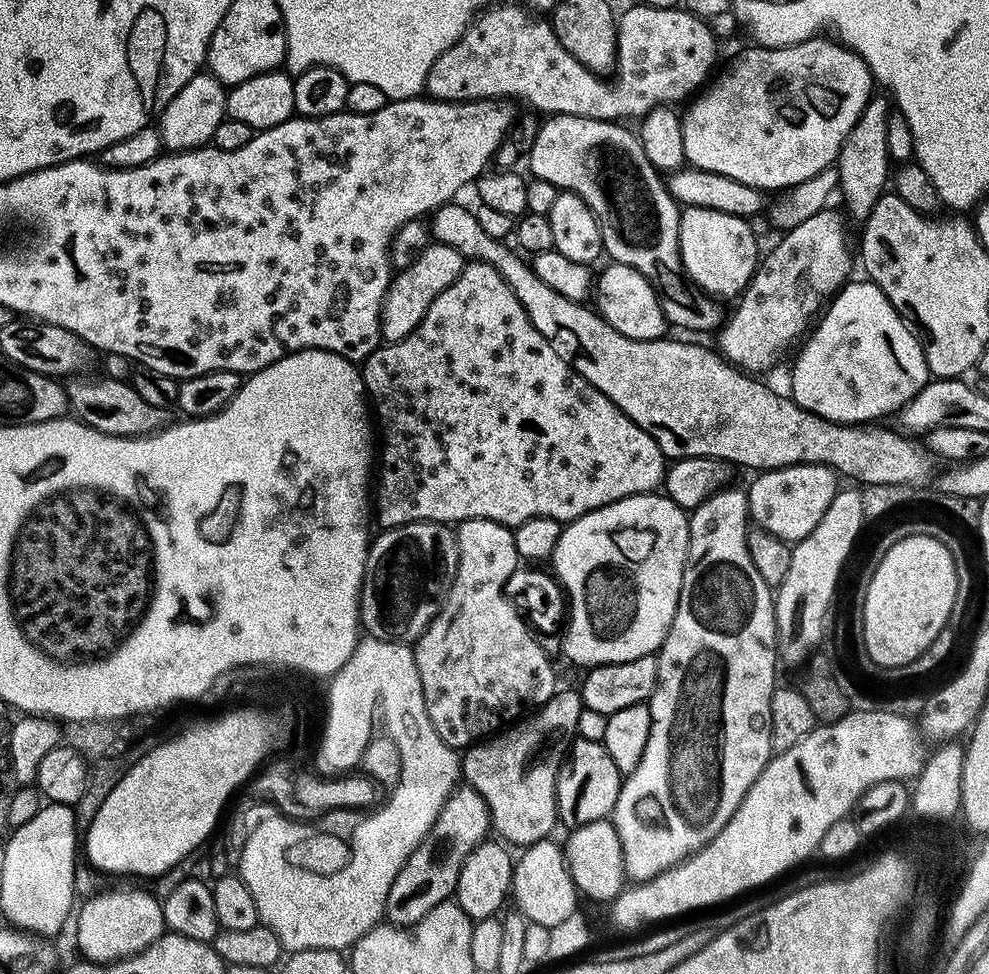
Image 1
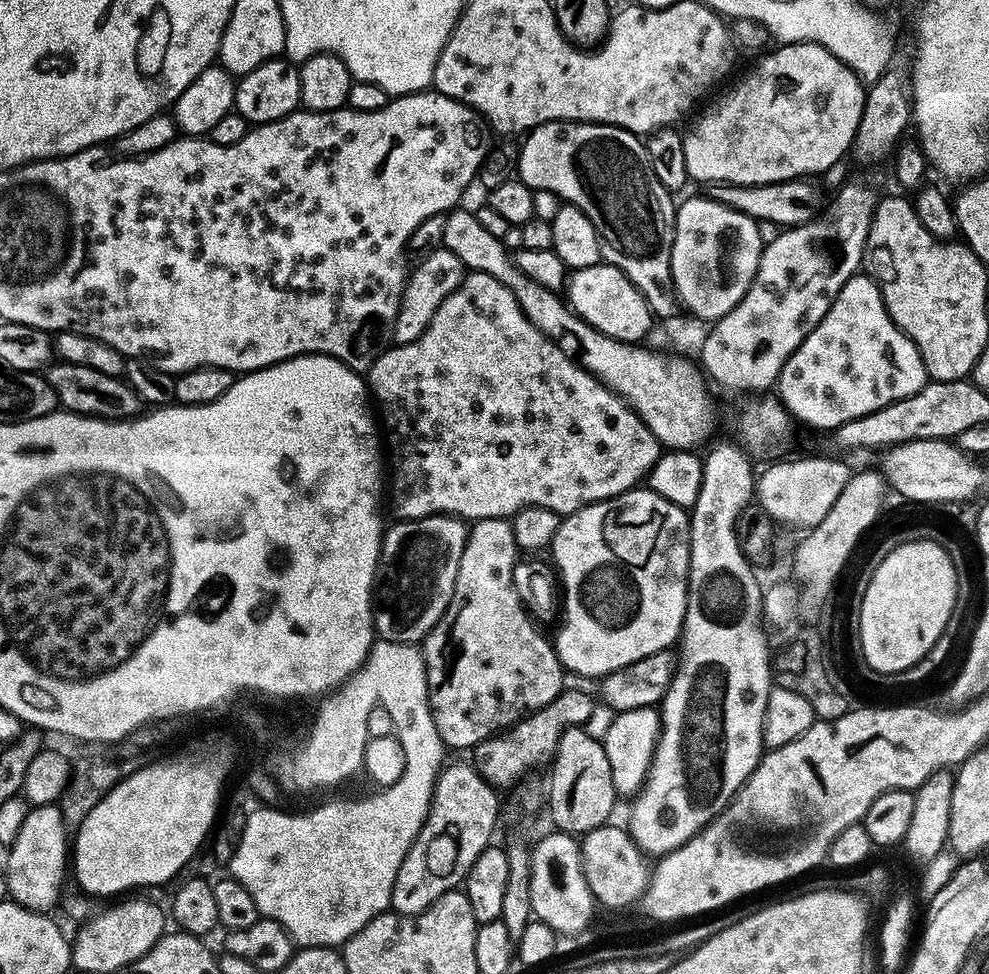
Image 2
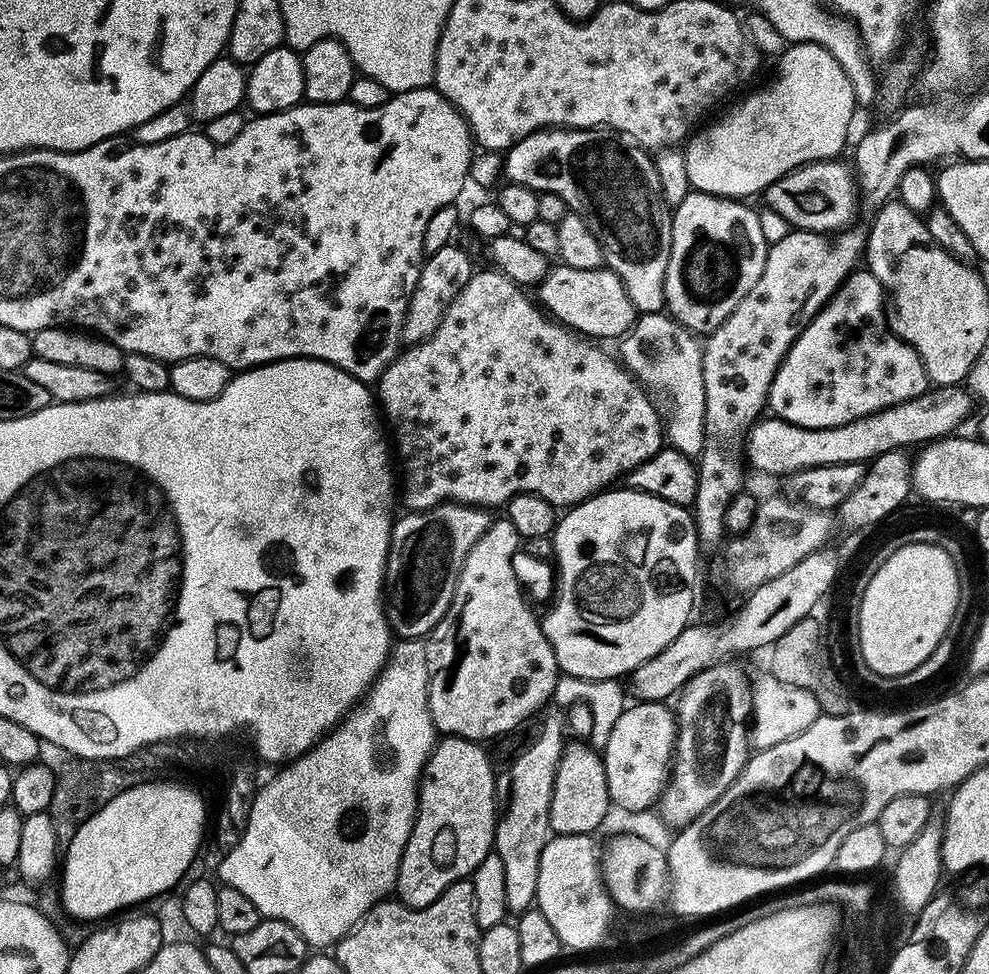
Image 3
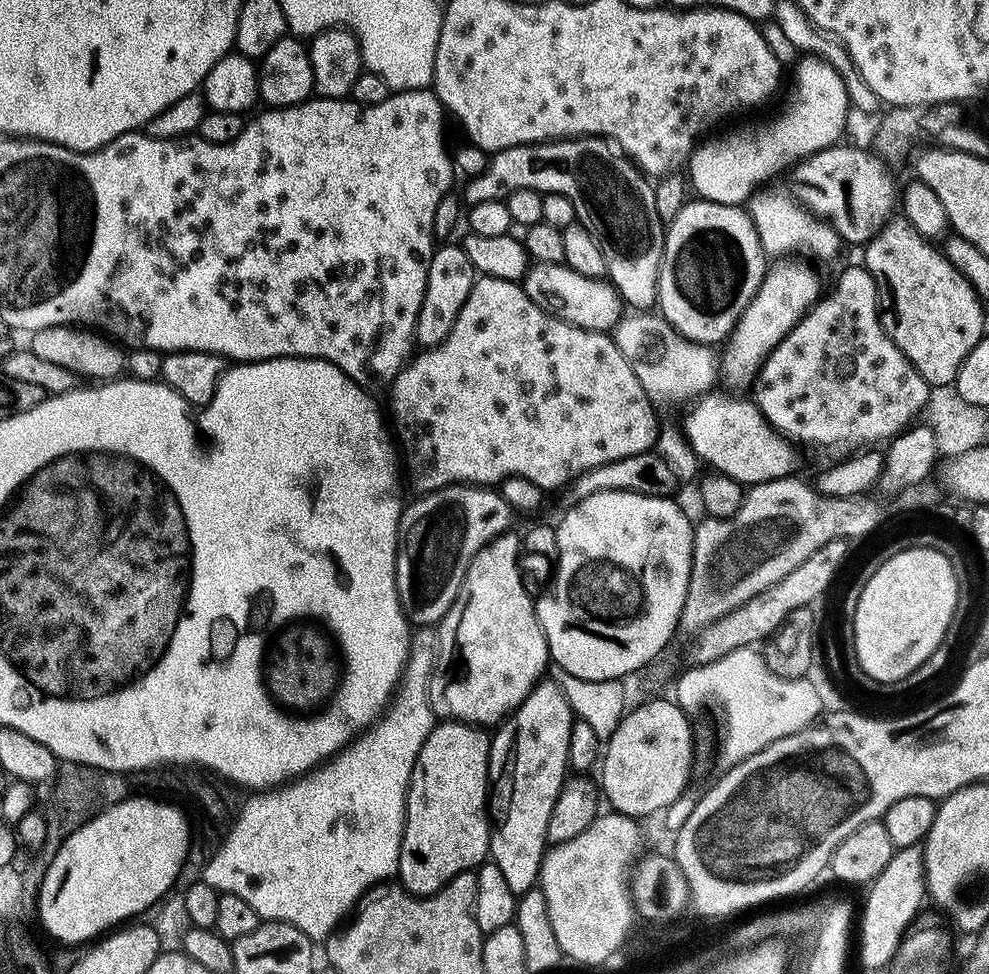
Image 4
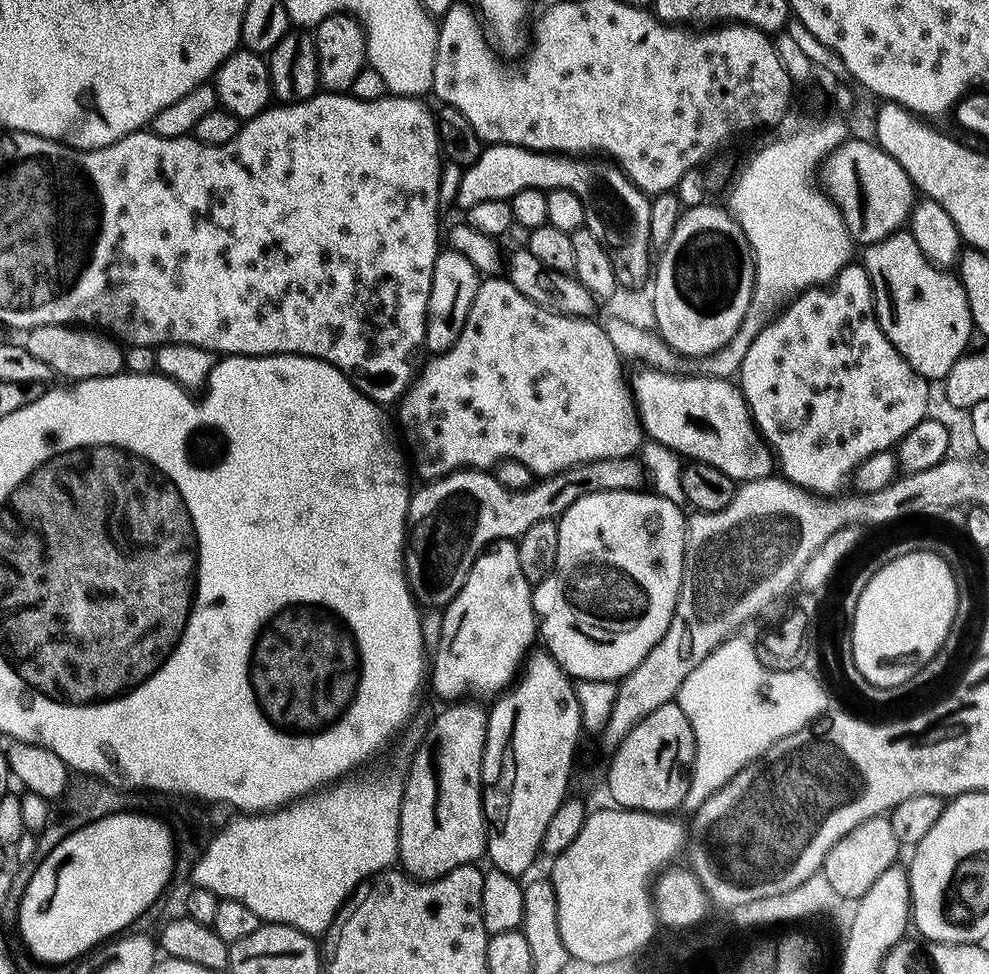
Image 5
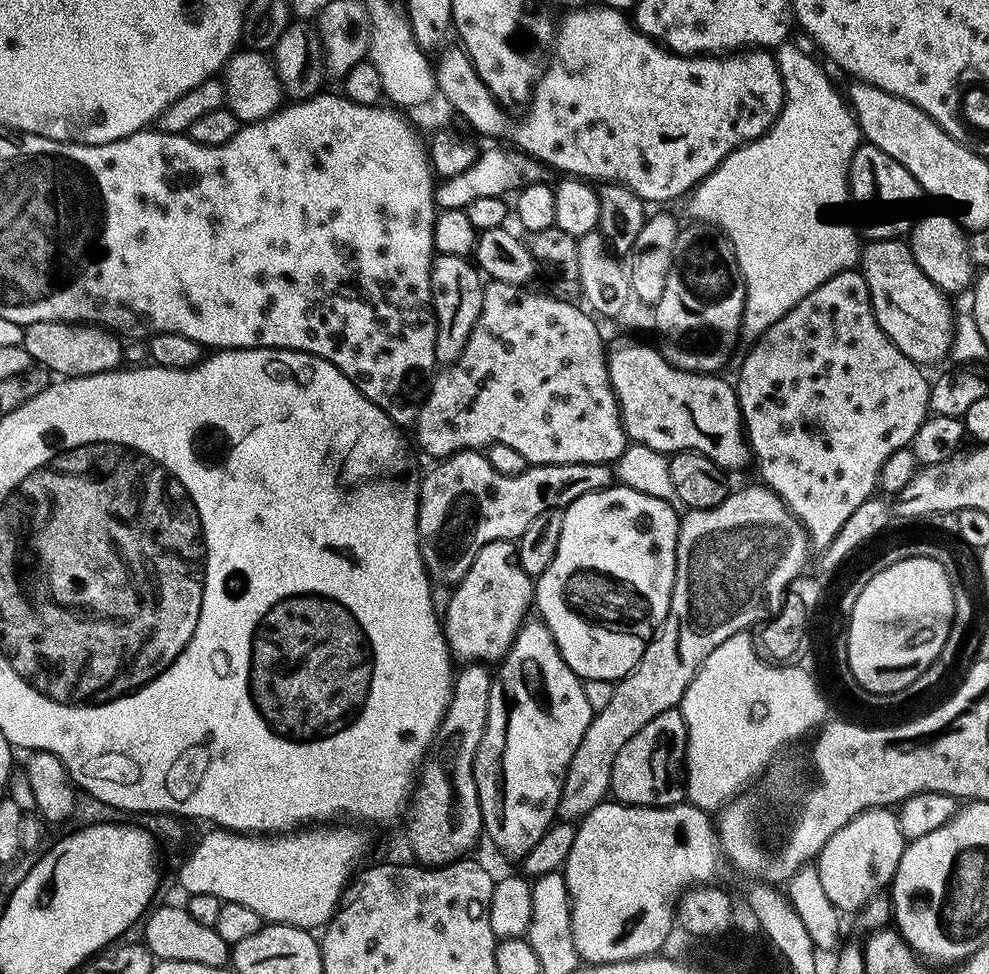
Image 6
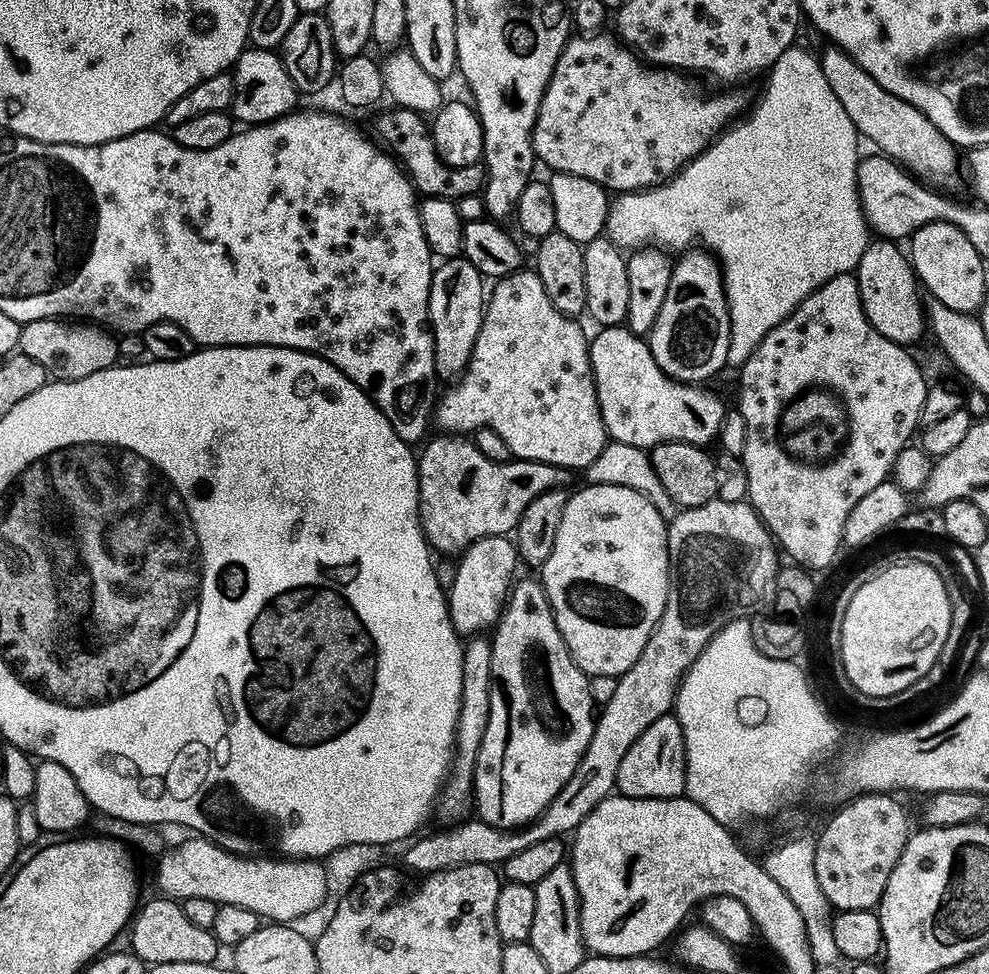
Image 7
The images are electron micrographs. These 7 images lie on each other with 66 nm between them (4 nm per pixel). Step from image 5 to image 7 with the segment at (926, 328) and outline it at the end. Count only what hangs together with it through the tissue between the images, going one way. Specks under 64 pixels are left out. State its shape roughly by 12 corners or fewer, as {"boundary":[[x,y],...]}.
{"boundary":[[873,239],[854,275],[870,326],[896,344],[925,335],[916,270]]}

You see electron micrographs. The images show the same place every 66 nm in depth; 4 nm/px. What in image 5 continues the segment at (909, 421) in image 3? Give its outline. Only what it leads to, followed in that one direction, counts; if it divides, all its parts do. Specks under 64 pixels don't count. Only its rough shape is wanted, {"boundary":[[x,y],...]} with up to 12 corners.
{"boundary":[[645,366],[632,399],[649,441],[737,482],[773,475],[744,395]]}

